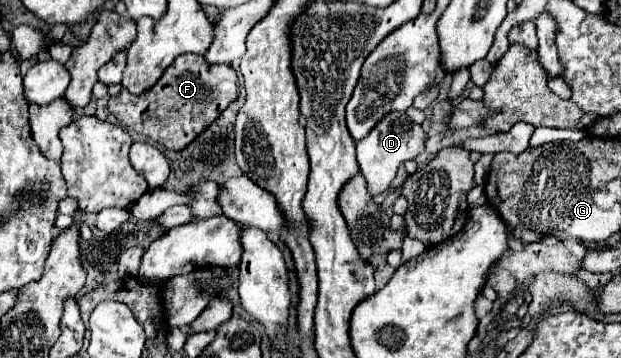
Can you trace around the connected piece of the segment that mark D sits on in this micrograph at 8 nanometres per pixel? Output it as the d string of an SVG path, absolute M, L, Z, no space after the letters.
M389 112L377 126L369 132L367 138L357 142L357 156L361 164L361 172L365 172L365 180L369 186L369 192L373 196L385 192L391 184L391 180L397 174L397 168L405 160L417 158L425 150L425 132L419 124L415 124L405 112Z

